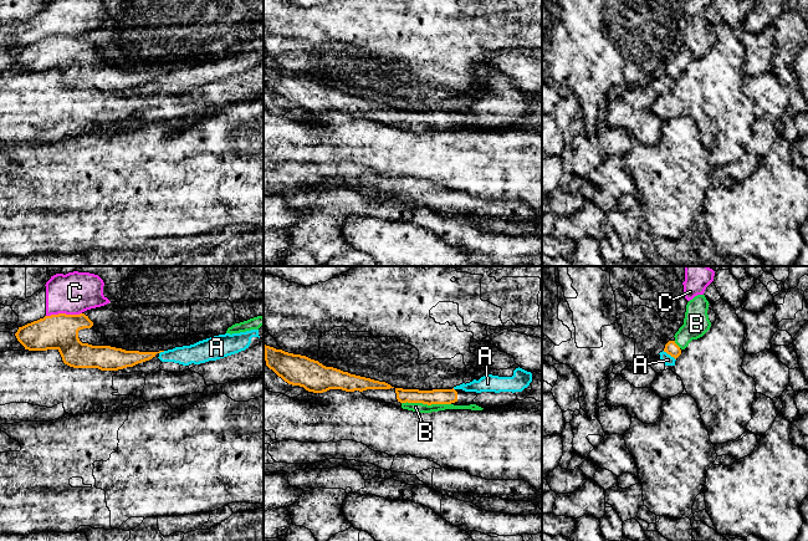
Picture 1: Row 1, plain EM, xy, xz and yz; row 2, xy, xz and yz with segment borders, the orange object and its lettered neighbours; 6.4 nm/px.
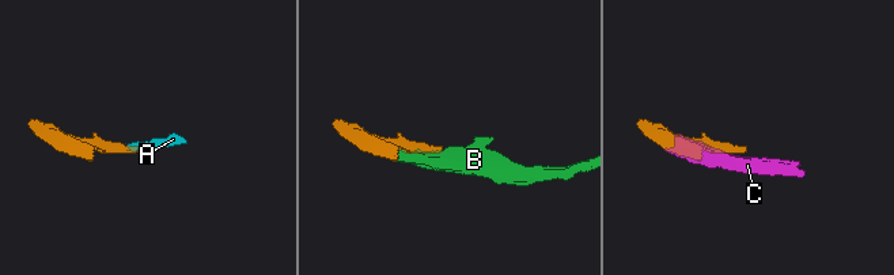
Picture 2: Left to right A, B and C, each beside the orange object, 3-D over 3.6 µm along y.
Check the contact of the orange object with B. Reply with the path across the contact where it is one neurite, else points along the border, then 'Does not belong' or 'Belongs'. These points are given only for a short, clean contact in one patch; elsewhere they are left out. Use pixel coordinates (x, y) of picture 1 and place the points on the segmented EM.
Belongs

